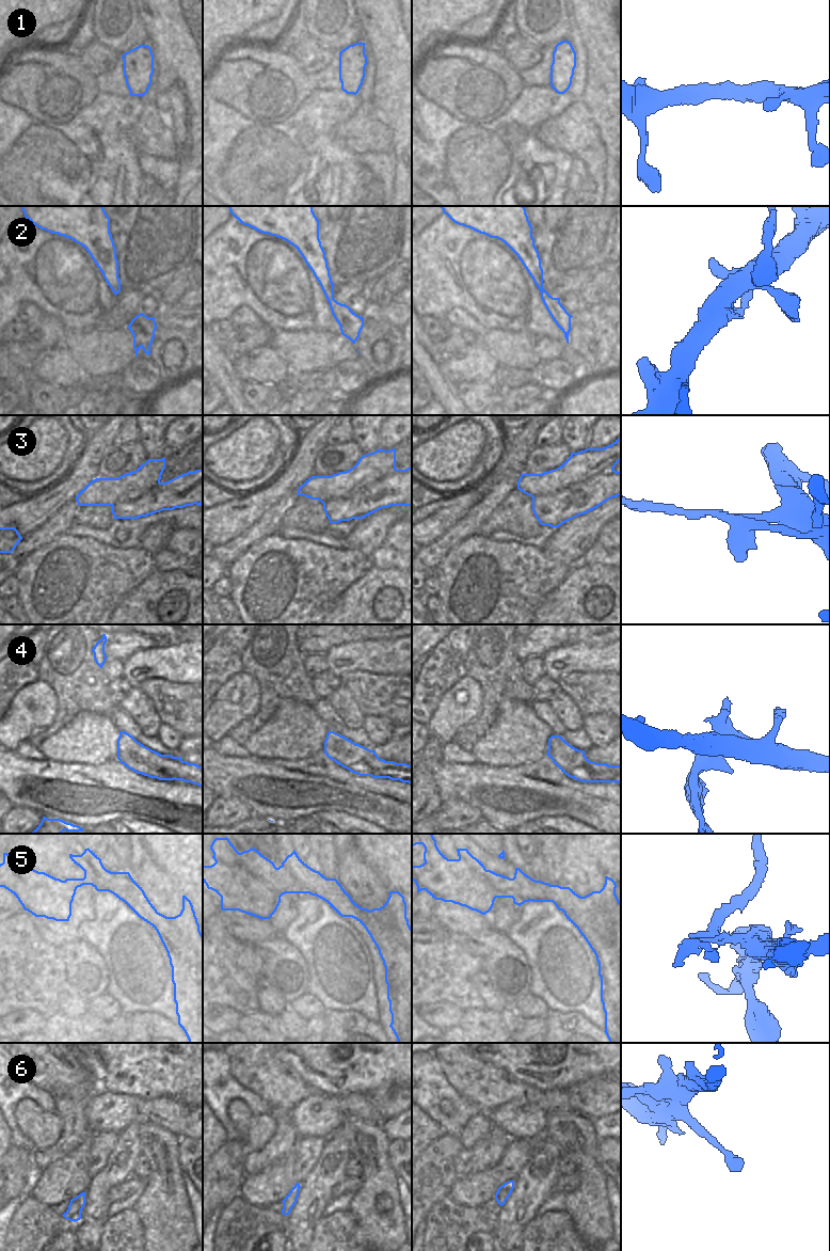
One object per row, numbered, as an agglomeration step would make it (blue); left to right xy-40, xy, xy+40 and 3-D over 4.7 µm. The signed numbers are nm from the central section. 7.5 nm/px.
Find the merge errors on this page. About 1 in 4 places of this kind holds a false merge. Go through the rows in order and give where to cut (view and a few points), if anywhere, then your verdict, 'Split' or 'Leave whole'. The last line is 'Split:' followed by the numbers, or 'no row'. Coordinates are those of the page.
1: No split. Leave whole
2: No split. Leave whole
3: No split. Leave whole
4: Split along xy-40 (172, 757), (169, 762), (162, 764), (161, 769), (174, 778). Split
5: Split along xy (239, 853), (239, 860), (248, 869), (284, 893). Split
6: No split. Leave whole
Split: 4, 5

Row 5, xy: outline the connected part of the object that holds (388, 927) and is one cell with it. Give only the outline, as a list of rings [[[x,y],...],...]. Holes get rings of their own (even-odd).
[[[255,848],[240,853],[240,862],[256,876],[262,878],[272,889],[280,893],[309,893],[324,900],[341,917],[352,917],[356,919],[368,932],[372,941],[379,950],[379,954],[385,967],[385,982],[387,984],[387,999],[389,1001],[389,1012],[392,1023],[389,1027],[394,1031],[398,1043],[412,1043],[412,928],[406,918],[406,903],[404,897],[399,891],[389,891],[387,901],[380,907],[371,910],[358,906],[342,888],[336,878],[326,878],[319,871],[308,867],[293,852],[288,855],[282,865],[276,868],[274,862],[265,857]]]

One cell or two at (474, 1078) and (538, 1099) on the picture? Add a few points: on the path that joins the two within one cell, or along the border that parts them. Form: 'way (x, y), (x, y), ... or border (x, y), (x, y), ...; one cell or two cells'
way (490, 1087), (522, 1090); one cell

